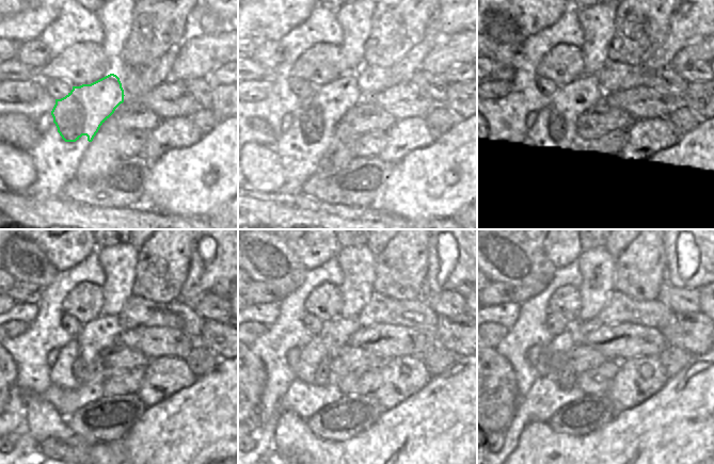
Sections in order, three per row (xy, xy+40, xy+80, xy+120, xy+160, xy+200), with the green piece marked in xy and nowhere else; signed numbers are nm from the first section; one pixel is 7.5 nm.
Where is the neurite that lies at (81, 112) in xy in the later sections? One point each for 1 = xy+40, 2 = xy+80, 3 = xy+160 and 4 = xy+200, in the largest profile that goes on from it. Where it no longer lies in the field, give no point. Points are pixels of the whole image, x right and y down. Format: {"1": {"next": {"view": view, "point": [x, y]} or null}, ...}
{"1": {"next": {"view": "xy+40", "point": [319, 115]}}, "2": {"next": {"view": "xy+80", "point": [571, 100]}}, "3": {"next": {"view": "xy+160", "point": [335, 334]}}, "4": {"next": {"view": "xy+200", "point": [567, 380]}}}

